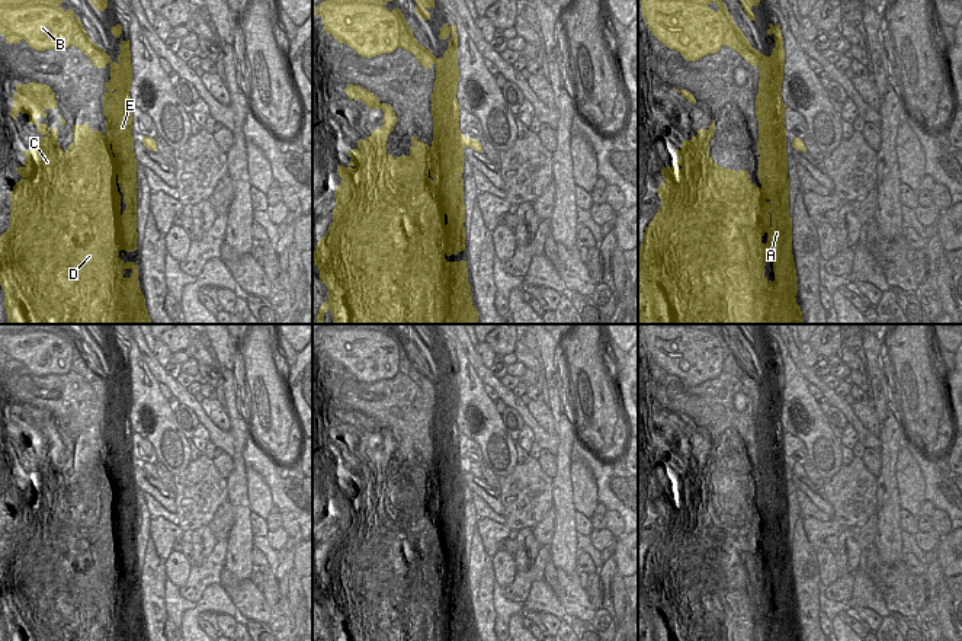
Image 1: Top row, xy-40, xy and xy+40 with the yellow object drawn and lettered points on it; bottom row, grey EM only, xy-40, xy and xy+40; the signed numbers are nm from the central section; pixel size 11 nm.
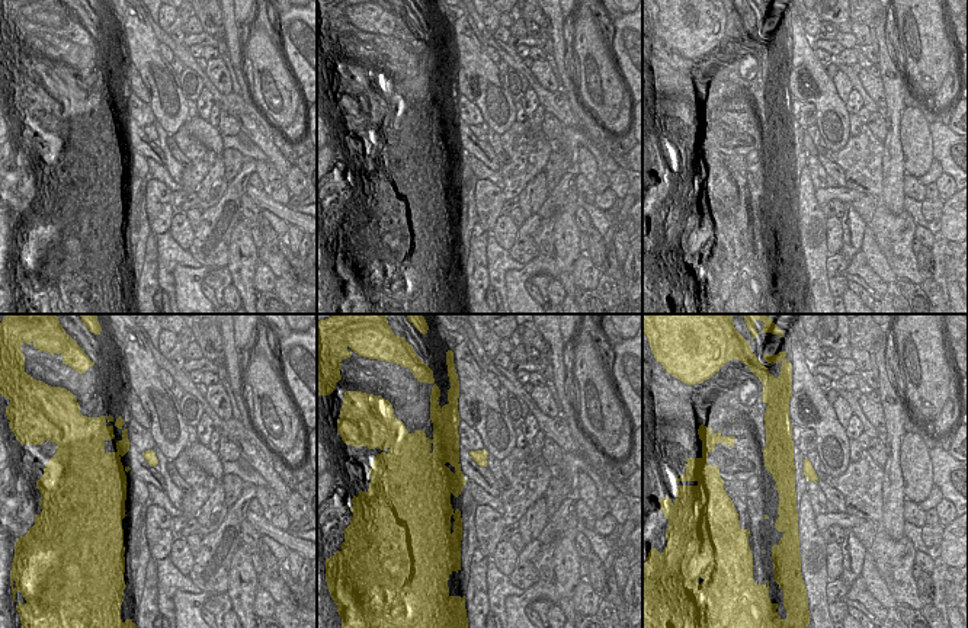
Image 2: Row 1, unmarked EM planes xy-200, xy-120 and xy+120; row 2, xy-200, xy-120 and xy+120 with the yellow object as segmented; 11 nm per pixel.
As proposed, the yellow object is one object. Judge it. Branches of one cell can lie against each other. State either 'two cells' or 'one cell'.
one cell

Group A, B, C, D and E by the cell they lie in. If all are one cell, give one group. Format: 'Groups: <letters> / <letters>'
Groups: A B C D E.

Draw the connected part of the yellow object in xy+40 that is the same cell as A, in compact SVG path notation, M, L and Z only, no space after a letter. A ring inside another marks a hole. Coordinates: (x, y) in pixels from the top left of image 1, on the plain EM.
M641 324L642 340L651 359L667 374L676 375L687 387L698 387L708 379L716 379L722 371L737 376L747 388L759 394L759 419L756 422L756 442L759 446L759 504L761 512L754 512L750 506L748 496L731 496L719 493L709 481L709 467L715 458L715 446L711 448L708 455L699 455L696 462L689 467L682 467L682 474L676 475L679 483L673 493L661 493L663 504L666 506L657 515L661 532L654 541L652 547L645 552L642 571L638 574L638 637L639 641L802 641L801 632L796 629L798 602L792 580L792 544L789 542L789 504L788 504L788 478L786 478L786 453L785 453L785 435L788 433L782 426L785 374L780 350L769 349L767 360L775 360L775 374L770 382L763 381L754 375L741 355L734 349L728 334L724 331L722 324ZM766 587L773 587L775 606L764 602Z

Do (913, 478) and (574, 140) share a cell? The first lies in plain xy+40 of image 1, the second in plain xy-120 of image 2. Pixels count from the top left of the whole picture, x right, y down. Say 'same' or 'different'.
different

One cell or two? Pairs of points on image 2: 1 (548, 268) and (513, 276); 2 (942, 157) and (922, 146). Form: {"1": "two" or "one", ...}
{"1": "one", "2": "two"}

